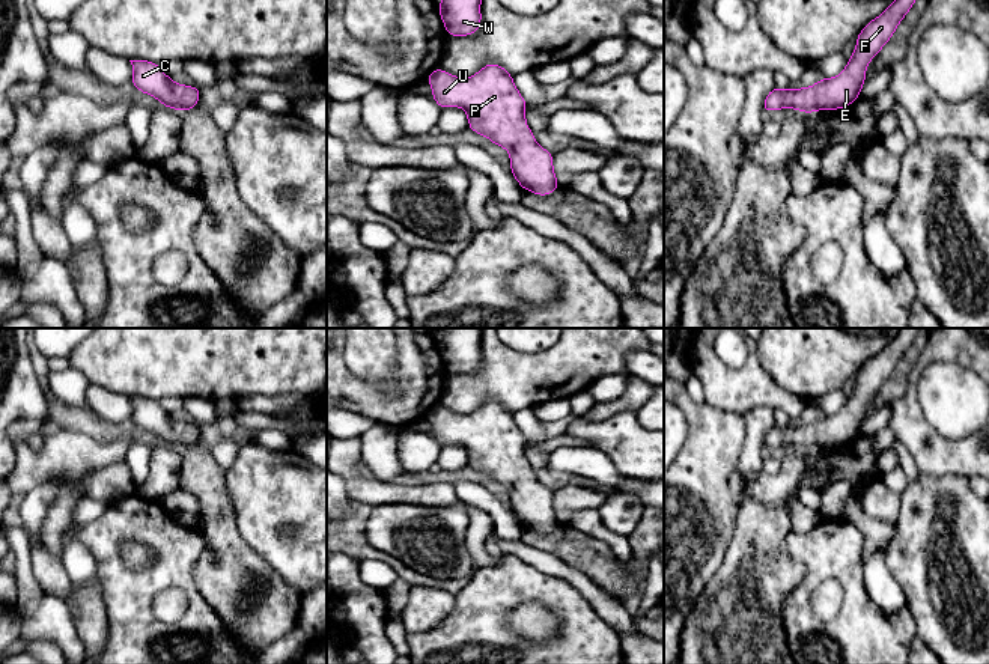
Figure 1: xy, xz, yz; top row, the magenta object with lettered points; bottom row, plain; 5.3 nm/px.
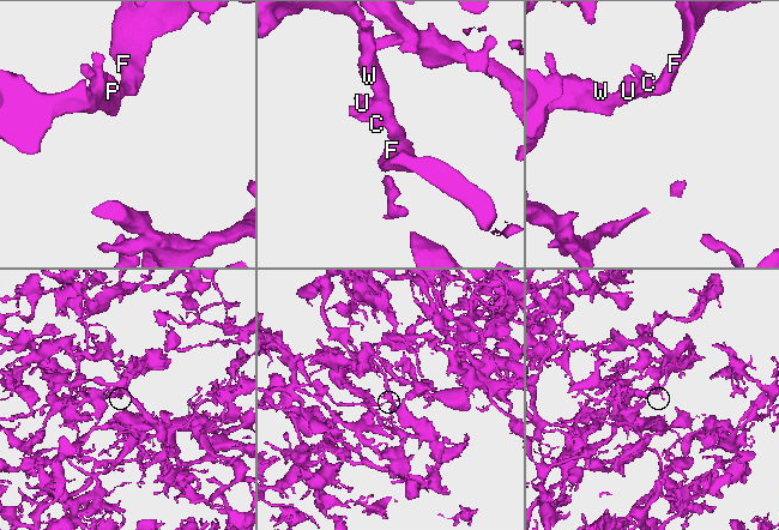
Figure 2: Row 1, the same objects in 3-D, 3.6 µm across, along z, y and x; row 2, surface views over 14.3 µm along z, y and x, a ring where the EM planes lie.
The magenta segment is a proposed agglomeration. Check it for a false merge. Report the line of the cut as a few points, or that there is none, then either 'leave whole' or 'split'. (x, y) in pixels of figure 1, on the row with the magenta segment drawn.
no cut | leave whole

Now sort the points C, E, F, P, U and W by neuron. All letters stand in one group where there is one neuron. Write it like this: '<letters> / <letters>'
C E F P U W

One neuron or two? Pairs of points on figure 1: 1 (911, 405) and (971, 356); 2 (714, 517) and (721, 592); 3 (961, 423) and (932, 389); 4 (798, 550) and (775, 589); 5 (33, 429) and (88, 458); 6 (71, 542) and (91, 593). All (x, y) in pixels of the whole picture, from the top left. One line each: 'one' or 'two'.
1: one
2: two
3: one
4: two
5: two
6: two

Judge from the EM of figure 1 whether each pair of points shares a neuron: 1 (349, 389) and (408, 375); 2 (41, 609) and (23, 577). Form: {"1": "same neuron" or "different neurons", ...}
{"1": "same neuron", "2": "same neuron"}

